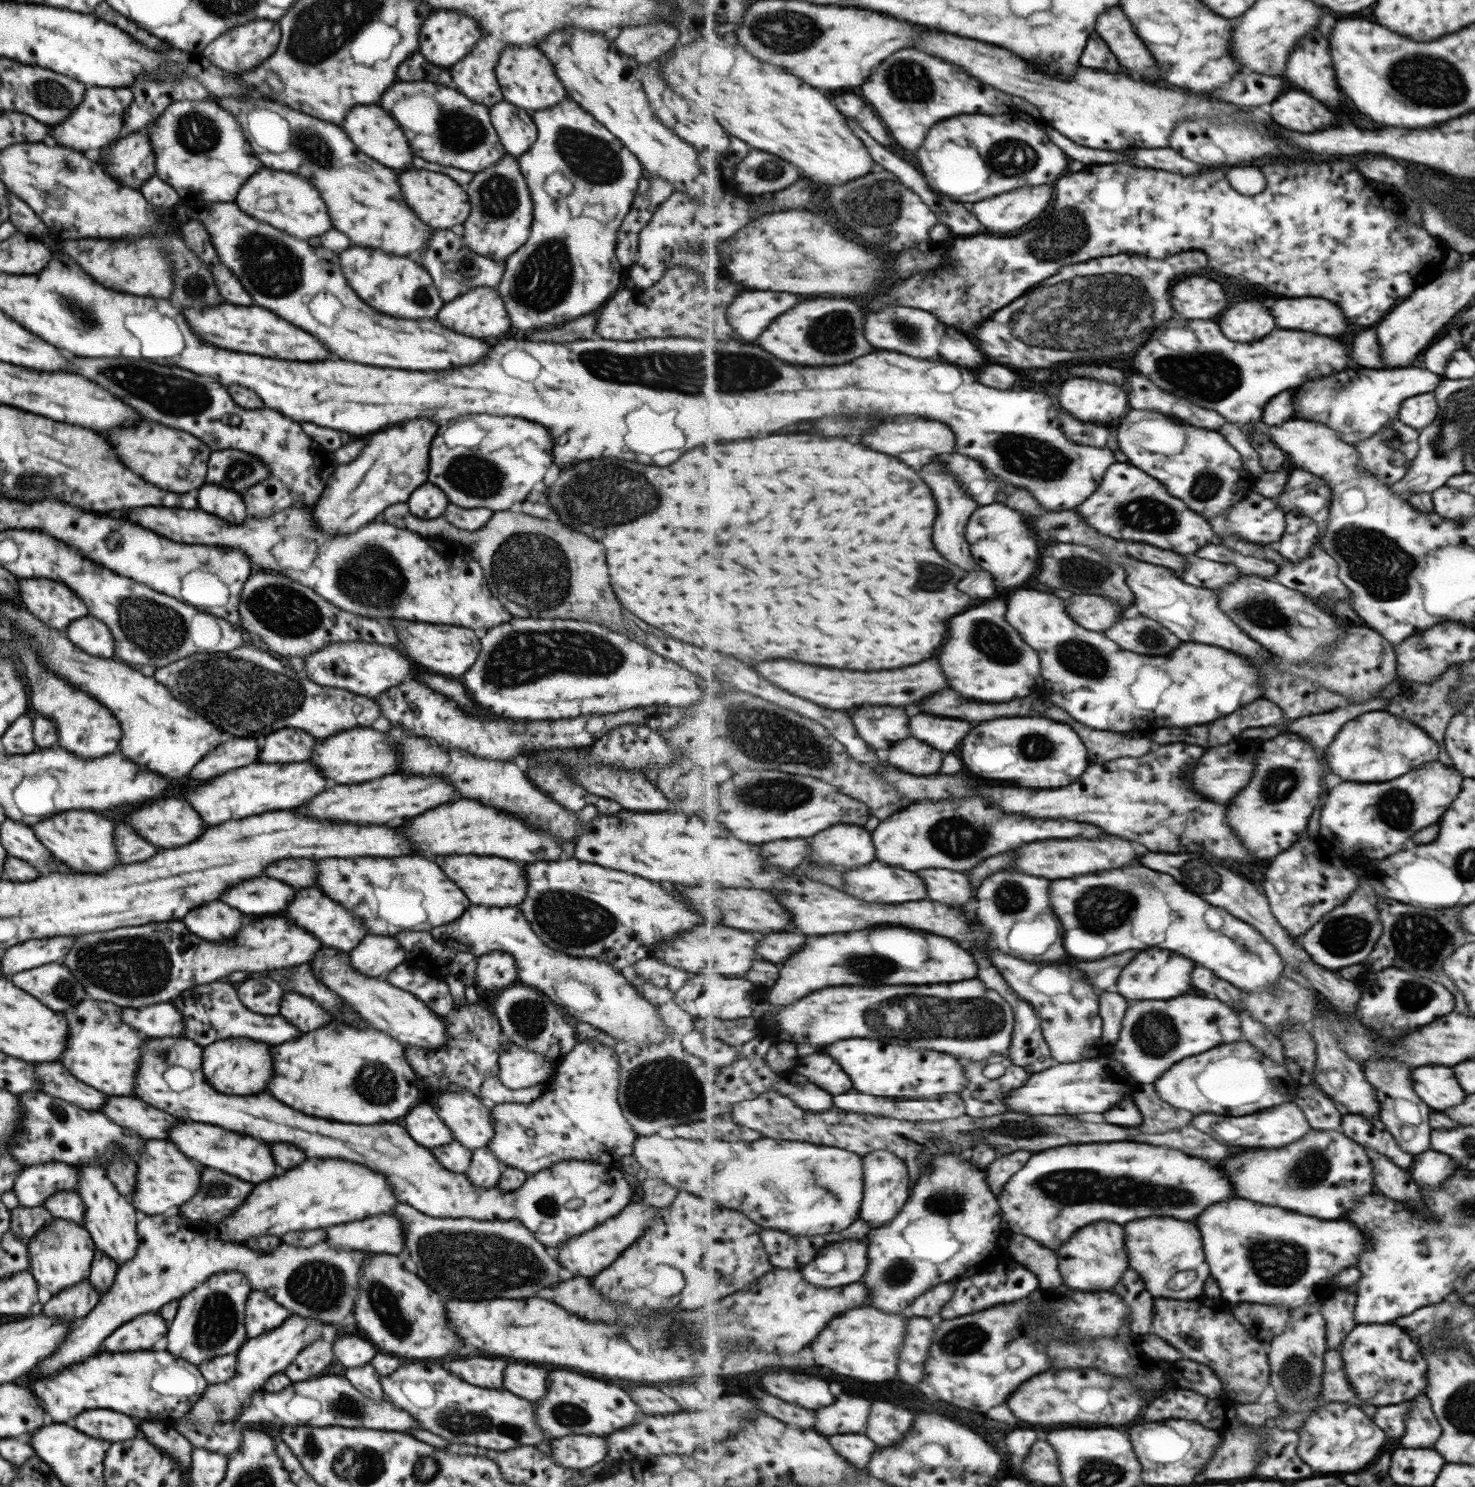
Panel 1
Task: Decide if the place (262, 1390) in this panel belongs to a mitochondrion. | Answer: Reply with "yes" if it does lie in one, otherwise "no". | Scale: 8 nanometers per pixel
no

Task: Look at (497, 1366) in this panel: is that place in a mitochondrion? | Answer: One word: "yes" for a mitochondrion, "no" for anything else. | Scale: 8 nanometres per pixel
no

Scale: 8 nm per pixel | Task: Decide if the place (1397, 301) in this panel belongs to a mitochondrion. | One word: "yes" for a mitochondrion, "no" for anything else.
no

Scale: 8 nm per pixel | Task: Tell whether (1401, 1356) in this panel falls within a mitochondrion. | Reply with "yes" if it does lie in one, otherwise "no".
no

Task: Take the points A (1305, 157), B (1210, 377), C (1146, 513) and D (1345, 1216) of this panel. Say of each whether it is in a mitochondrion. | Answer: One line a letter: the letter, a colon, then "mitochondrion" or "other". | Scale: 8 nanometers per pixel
A: other
B: mitochondrion
C: mitochondrion
D: other

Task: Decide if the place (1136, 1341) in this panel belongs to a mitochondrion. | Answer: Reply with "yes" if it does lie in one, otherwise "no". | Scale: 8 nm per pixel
no

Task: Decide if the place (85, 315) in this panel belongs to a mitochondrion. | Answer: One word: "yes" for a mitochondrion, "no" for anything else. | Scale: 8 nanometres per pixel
yes

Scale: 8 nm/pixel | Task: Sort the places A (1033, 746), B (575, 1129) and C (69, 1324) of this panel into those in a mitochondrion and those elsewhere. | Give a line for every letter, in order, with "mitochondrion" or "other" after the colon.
A: mitochondrion
B: other
C: other

